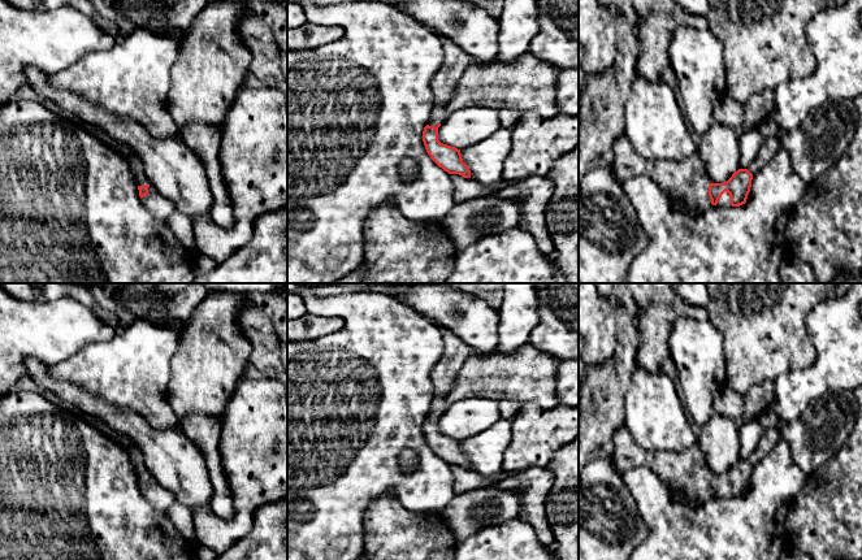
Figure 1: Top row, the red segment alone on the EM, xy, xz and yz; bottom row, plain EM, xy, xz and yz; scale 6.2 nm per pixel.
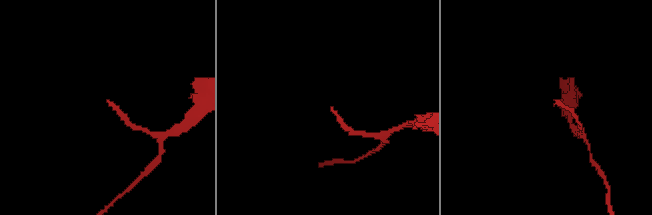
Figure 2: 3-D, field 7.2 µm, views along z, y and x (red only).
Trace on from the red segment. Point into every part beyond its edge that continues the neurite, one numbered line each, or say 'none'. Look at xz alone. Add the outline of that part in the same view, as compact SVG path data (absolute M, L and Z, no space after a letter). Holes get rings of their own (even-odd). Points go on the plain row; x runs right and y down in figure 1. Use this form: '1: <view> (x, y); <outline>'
1: xz (446, 369); M439 327L439 331L443 338L445 350L430 374L433 398L432 407L428 412L428 416L434 418L450 408L451 403L447 401L447 396L464 361L472 352L472 350L449 329Z

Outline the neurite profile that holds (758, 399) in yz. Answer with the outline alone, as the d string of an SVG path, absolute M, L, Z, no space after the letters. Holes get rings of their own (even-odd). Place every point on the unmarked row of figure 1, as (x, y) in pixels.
M774 382L754 386L744 396L744 413L741 422L757 420L758 416L770 409L774 395Z

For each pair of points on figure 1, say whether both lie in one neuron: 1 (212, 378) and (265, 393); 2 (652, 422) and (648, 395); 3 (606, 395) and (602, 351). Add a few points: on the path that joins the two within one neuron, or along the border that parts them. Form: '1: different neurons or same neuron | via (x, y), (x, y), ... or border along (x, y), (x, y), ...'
1: different neurons | border along (243, 378), (224, 412)
2: same neuron | via (652, 416), (652, 402)
3: different neurons | border along (615, 334), (614, 354), (605, 363), (592, 369)

